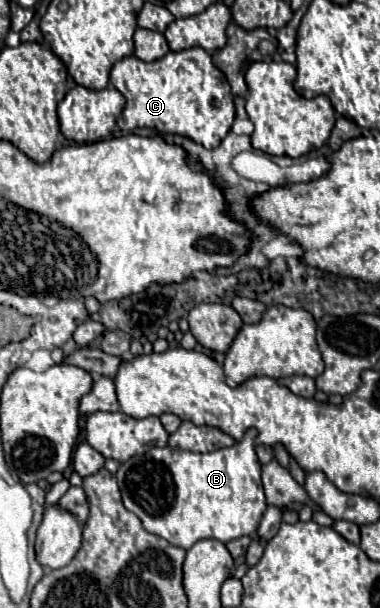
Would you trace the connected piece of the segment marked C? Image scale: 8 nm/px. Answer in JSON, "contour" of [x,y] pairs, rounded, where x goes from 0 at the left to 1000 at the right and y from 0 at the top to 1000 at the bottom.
{"contour":[[[537,79],[442,86],[432,95],[405,102],[374,102],[358,92],[321,95],[295,109],[289,135],[332,161],[326,184],[308,197],[308,206],[324,219],[339,219],[353,211],[397,211],[432,220],[495,224],[511,234],[526,234],[537,243],[568,243],[611,211],[618,173],[605,138],[595,135],[595,125],[558,105],[558,89]]]}

